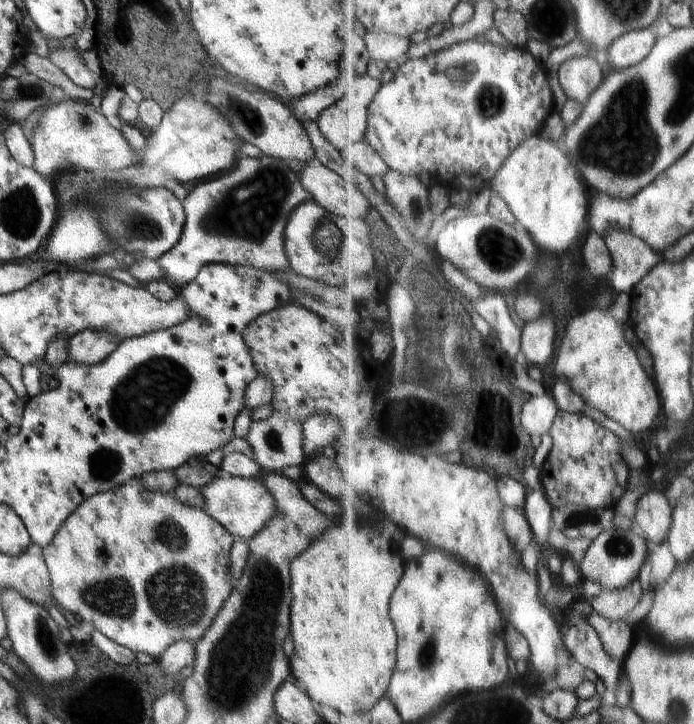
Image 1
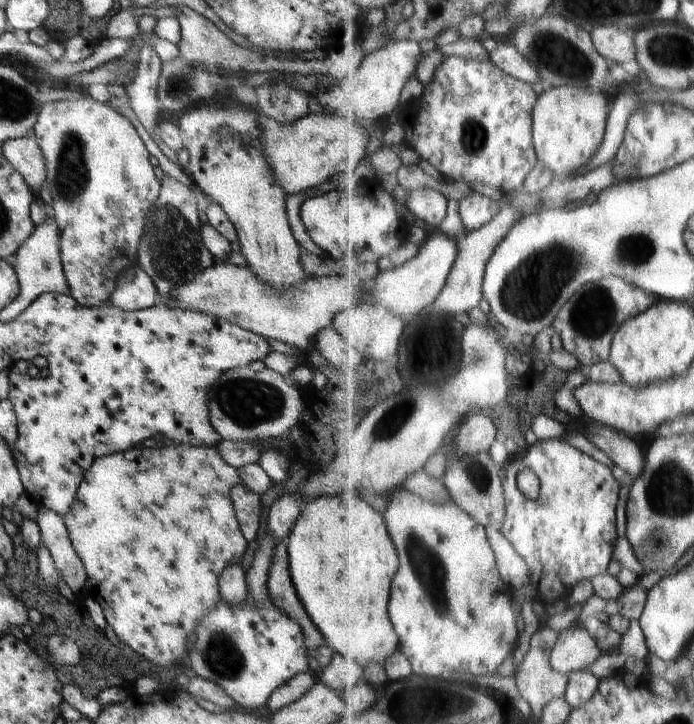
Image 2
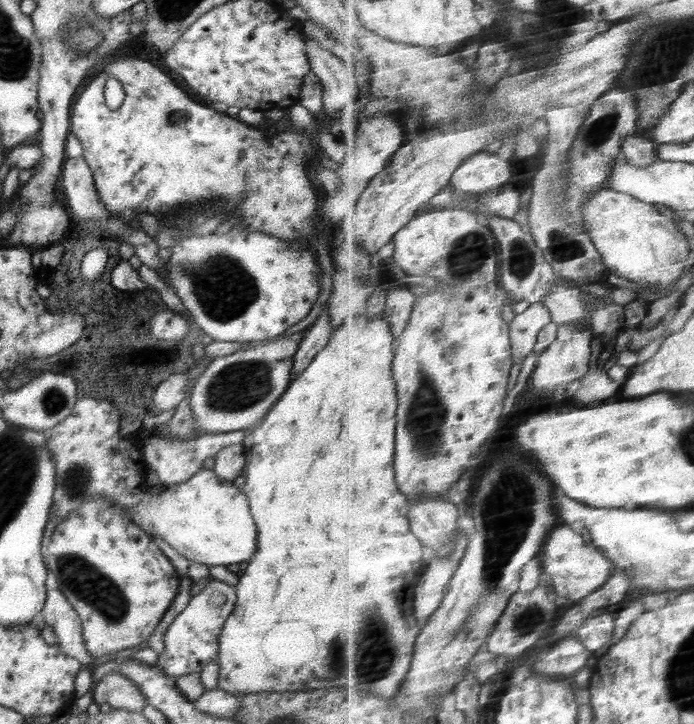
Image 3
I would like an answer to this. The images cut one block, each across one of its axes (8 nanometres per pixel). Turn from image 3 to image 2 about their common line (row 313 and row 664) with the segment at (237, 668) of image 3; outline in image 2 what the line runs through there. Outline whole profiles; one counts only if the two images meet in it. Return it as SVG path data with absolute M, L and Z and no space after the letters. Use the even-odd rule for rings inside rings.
M321 496L320 498L314 498L314 500L307 500L301 505L300 516L298 516L298 520L296 520L285 541L287 544L290 576L292 577L294 590L296 590L302 608L306 610L306 614L314 622L314 626L322 632L322 636L326 638L327 646L333 652L338 652L342 658L348 658L348 660L356 658L360 664L365 666L370 664L370 662L385 663L388 658L398 652L401 644L400 635L394 626L393 619L390 618L390 608L388 608L390 600L392 600L392 582L394 582L394 576L397 576L398 571L401 569L401 555L398 552L397 543L394 542L393 535L390 534L385 516L377 509L372 500L361 496Z

